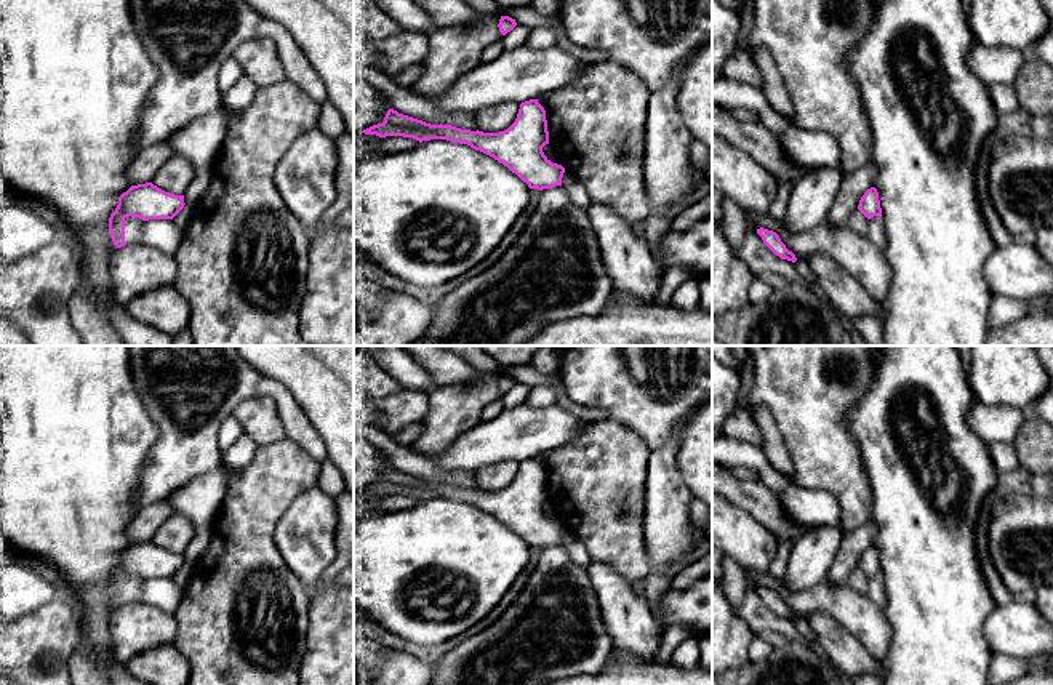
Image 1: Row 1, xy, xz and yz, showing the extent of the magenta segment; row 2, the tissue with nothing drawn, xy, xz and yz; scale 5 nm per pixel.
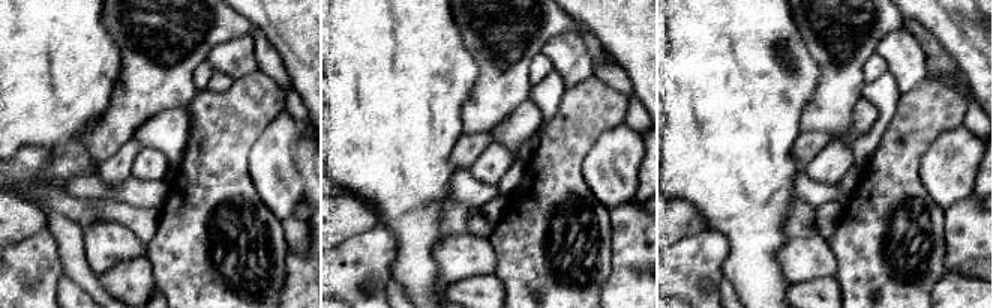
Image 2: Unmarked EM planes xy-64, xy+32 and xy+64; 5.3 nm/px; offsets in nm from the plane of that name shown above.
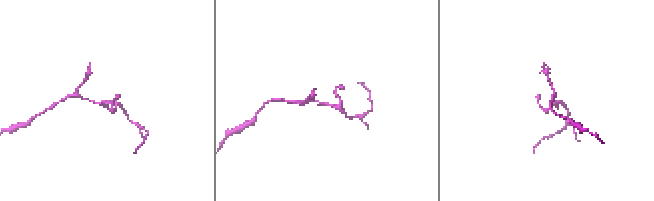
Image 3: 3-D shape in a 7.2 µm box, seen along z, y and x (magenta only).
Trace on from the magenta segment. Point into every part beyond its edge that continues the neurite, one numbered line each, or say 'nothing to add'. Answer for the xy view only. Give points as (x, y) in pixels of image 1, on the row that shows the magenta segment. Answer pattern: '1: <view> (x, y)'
1: xy (133, 226)

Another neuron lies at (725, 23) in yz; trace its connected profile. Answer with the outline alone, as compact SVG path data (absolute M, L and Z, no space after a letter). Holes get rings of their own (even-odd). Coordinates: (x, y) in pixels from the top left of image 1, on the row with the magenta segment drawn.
M712 0L712 70L722 72L725 61L736 50L739 27L739 13Z

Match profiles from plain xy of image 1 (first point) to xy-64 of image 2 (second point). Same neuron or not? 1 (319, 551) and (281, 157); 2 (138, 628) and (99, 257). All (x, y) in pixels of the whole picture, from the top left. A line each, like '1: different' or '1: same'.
1: same
2: same

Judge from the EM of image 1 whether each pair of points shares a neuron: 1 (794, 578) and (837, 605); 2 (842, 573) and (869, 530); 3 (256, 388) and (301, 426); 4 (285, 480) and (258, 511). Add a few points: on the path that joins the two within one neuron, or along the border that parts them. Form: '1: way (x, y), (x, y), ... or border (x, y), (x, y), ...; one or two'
1: border (781, 578), (791, 589), (810, 589), (826, 580); two
2: way (845, 562), (858, 541); one
3: way (269, 388), (287, 404), (290, 413); one
4: way (277, 488), (263, 503); one

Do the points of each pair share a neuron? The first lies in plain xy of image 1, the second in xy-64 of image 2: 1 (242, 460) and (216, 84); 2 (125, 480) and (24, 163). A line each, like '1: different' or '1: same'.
1: same
2: different

